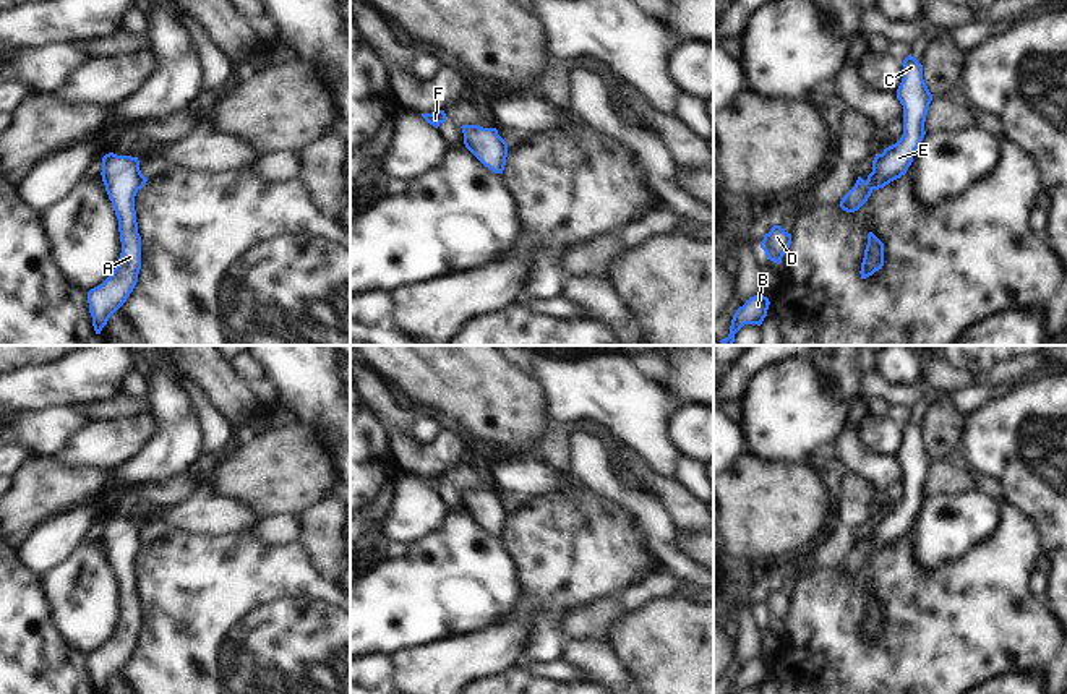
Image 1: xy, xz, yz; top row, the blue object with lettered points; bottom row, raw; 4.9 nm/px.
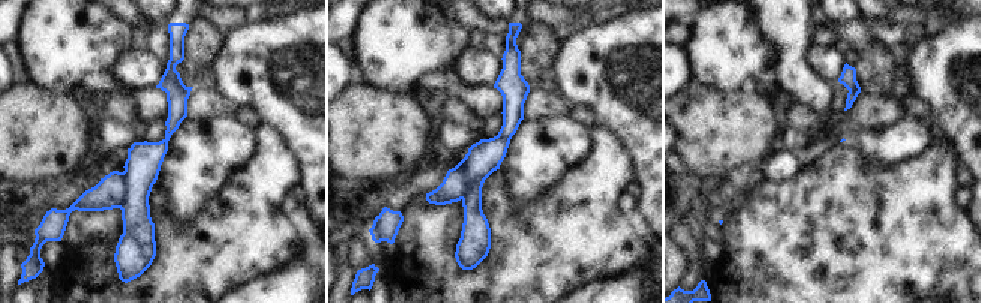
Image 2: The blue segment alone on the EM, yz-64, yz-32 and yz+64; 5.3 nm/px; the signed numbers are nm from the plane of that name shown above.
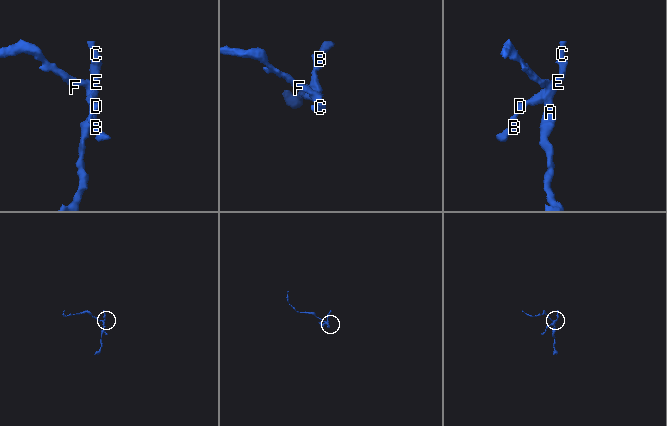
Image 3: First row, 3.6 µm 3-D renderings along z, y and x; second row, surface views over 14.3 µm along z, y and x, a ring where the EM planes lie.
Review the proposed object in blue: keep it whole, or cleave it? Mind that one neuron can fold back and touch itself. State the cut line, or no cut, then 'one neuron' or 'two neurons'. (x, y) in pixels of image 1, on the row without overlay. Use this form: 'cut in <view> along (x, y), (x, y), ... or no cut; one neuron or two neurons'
cut in yz along (869, 537), (873, 552); two neurons

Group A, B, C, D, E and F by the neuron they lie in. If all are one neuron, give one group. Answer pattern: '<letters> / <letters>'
A C E F / B D

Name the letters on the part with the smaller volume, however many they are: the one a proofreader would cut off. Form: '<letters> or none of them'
B, D

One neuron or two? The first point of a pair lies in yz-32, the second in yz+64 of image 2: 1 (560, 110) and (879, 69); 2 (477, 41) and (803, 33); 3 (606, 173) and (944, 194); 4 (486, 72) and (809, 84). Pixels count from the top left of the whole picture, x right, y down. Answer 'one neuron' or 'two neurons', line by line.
1: two neurons
2: two neurons
3: one neuron
4: two neurons

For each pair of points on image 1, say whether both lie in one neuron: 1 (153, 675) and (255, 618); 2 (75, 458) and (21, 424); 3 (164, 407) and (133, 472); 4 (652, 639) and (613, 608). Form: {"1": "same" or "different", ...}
{"1": "same", "2": "different", "3": "same", "4": "different"}

